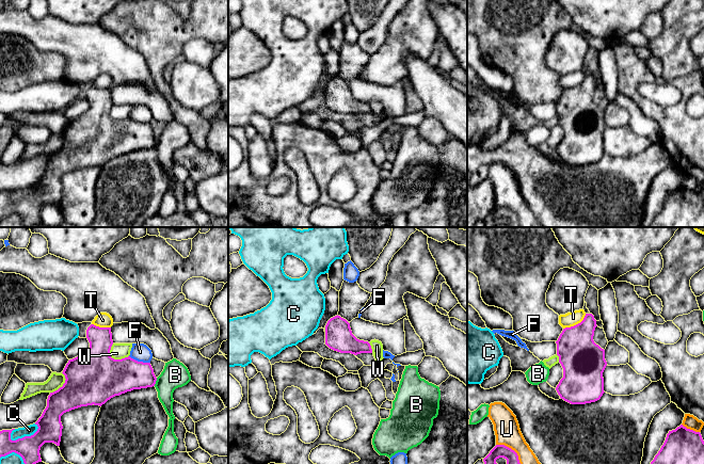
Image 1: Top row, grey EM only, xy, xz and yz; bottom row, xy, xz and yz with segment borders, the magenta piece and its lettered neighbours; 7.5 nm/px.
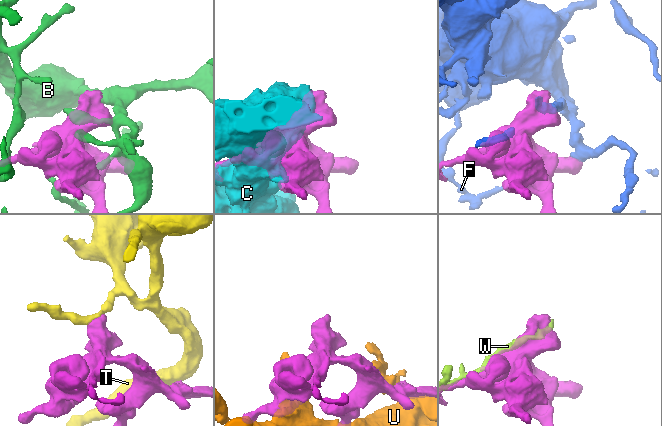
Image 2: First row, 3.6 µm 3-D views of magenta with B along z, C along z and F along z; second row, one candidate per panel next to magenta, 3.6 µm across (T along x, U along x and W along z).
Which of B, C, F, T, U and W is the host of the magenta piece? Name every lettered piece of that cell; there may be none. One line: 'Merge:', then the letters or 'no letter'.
Merge: no letter

